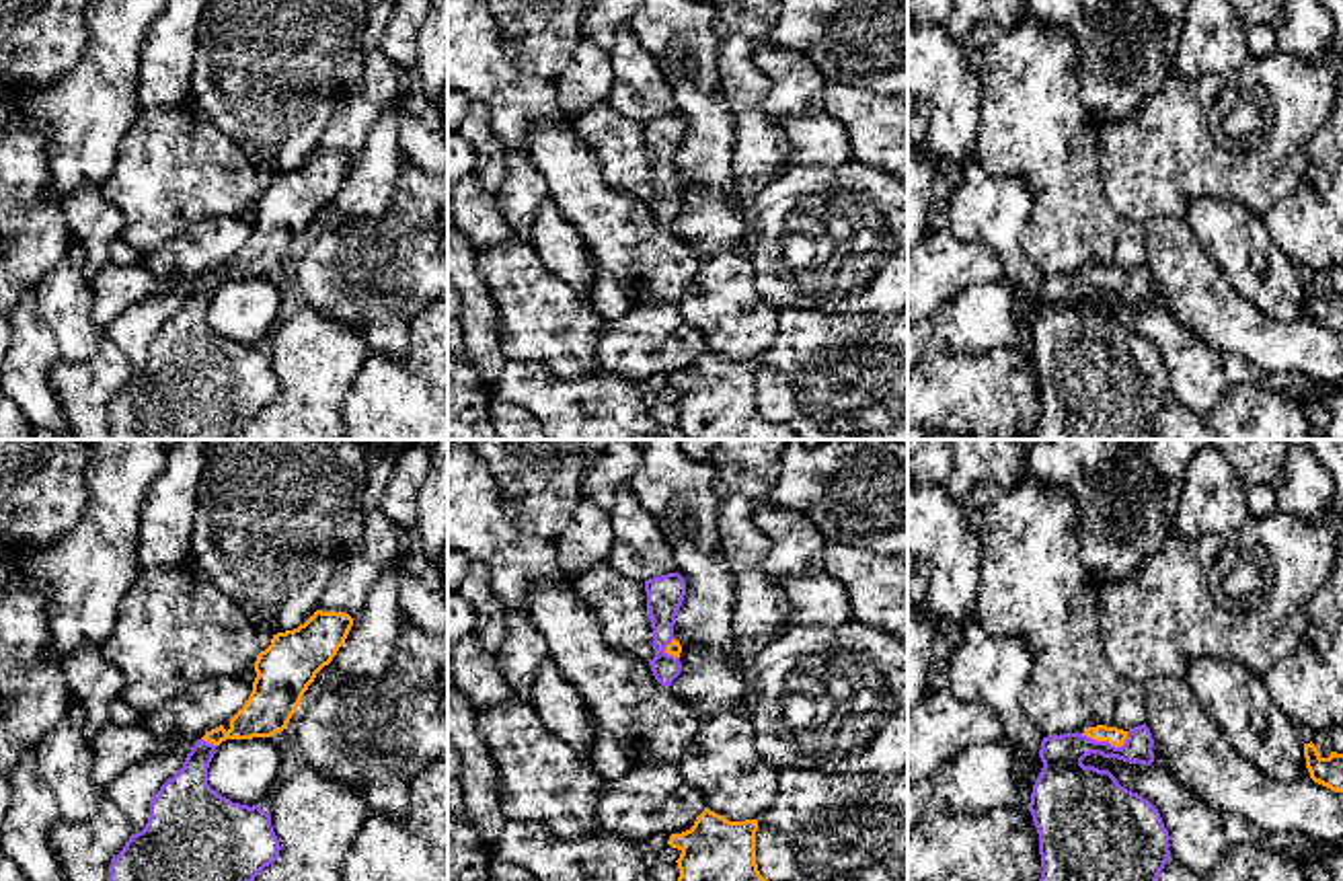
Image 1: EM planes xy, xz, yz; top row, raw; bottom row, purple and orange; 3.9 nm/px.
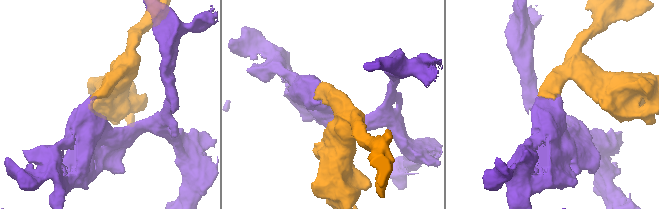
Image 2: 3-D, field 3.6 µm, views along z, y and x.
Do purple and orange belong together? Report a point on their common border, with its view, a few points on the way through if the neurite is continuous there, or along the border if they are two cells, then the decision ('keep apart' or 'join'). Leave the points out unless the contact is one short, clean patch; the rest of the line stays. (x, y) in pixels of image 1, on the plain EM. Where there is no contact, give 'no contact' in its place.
yz (1105, 282) | across yz (1083, 341), (1077, 296), (1105, 282), (1114, 276) | join

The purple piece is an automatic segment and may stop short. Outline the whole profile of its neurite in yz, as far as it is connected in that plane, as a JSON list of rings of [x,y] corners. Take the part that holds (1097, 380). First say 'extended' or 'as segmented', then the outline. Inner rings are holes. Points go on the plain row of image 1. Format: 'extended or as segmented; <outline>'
extended; [[[1146,263],[1131,271],[1097,265],[1084,273],[1043,277],[1039,290],[1043,308],[1029,343],[1043,407],[1033,439],[1158,439],[1156,419],[1171,396],[1168,370],[1158,349],[1121,327],[1109,310],[1082,304],[1086,296],[1099,294],[1150,306],[1152,285]]]

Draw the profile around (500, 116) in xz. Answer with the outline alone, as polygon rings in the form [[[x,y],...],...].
[[[448,0],[448,88],[485,103],[497,140],[526,156],[532,123],[573,121],[557,103],[554,82],[515,62],[483,0]]]

